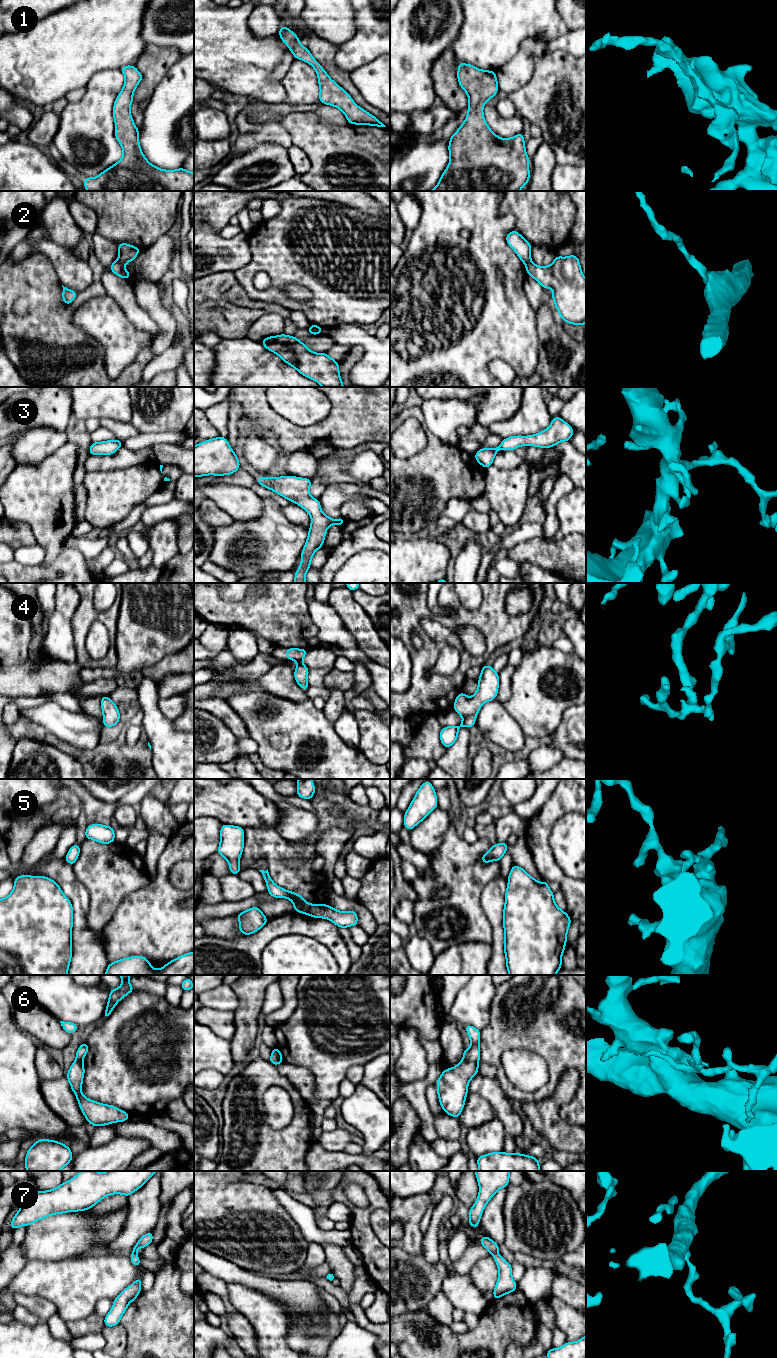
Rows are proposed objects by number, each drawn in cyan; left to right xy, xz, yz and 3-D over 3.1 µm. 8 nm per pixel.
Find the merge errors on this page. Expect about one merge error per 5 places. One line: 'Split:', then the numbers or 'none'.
Split: 2, 6

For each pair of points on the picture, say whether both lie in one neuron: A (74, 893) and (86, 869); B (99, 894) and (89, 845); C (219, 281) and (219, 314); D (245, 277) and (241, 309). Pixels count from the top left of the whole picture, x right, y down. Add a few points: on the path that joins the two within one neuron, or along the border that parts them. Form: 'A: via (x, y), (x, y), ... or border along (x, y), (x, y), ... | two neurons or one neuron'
A: border along (72, 865), (75, 877), (89, 894), (89, 903) | two neurons
B: via (99, 882), (99, 866), (94, 857) | one neuron
C: via (227, 289), (231, 293), (231, 303), (227, 307) | one neuron
D: border along (233, 274), (251, 298), (263, 302) | two neurons

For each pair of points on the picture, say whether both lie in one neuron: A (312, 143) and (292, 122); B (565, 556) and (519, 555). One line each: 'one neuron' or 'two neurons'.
A: one neuron
B: one neuron

